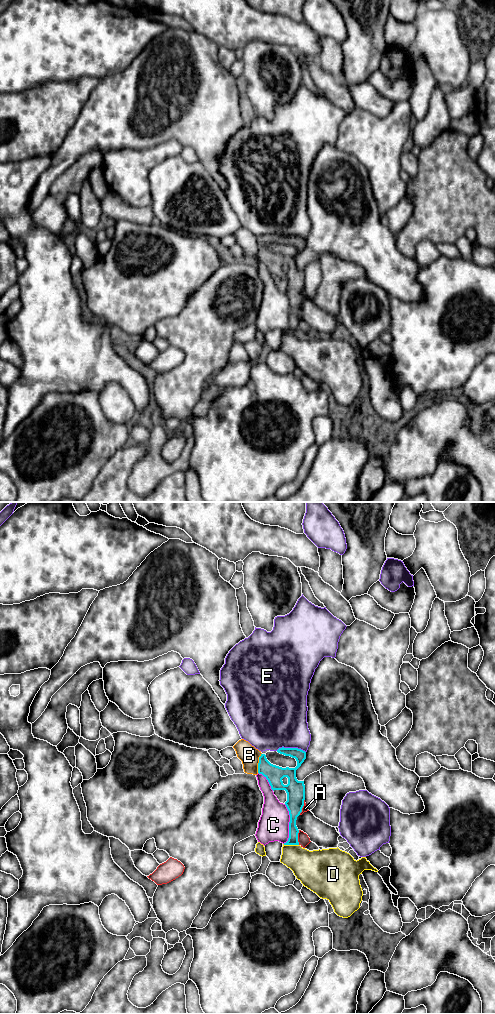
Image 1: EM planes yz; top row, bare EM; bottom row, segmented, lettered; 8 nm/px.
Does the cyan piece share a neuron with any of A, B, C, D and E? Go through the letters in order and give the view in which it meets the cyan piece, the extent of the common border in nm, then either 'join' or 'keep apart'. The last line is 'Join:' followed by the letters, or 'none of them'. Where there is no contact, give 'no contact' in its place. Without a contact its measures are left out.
A: contact in yz; length 120 nm; keep apart
B: contact in yz; length 160 nm; keep apart
C: contact in yz; length 320 nm; keep apart
D: contact in yz; length 130 nm; keep apart
E: contact in yz; length 240 nm; keep apart
Join: none of them

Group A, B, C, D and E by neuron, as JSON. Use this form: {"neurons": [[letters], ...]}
{"neurons": [["A"], ["B", "C"], ["D"], ["E"]]}

